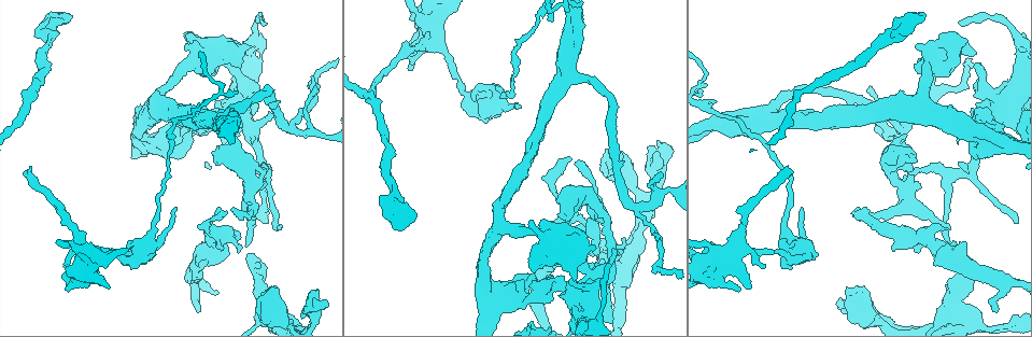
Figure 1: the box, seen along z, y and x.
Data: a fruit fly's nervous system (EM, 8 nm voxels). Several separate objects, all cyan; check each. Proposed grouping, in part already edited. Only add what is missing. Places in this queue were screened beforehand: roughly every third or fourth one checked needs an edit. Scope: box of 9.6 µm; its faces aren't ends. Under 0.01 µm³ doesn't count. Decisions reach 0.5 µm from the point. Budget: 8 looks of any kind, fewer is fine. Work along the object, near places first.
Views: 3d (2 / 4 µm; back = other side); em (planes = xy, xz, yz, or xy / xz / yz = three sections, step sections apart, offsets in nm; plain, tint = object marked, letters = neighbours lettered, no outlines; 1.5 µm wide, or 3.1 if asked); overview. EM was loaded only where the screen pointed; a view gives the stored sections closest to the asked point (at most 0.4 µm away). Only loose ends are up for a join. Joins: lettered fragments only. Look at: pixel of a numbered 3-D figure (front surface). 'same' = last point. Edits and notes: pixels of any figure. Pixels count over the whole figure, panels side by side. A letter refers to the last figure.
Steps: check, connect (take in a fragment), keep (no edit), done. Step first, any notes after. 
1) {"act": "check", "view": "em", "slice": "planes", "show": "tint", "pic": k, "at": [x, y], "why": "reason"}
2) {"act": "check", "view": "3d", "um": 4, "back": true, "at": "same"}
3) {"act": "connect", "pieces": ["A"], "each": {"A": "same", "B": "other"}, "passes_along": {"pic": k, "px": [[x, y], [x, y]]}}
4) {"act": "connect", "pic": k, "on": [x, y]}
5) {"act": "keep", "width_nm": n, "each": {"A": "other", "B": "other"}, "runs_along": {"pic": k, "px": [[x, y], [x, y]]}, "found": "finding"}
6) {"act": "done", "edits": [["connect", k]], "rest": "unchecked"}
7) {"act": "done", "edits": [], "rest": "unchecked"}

{"act": "check", "view": "3d", "um": 2, "pic": 1, "at": [802, 208], "why": "free end"}

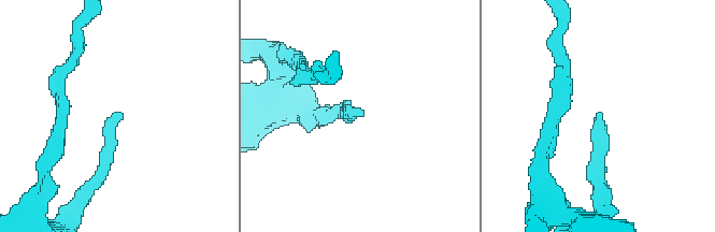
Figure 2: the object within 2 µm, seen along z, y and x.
{"act": "check", "view": "em", "slice": "xz", "step": 8, "show": "tint", "pic": 2, "at": [359, 112], "why": "shape alone is not enough"}

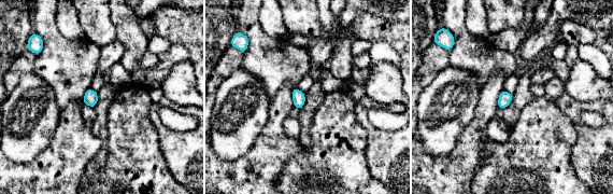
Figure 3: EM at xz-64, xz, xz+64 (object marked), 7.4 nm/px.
{"act": "check", "view": "em", "slice": "planes", "show": "letters", "at": "same"}

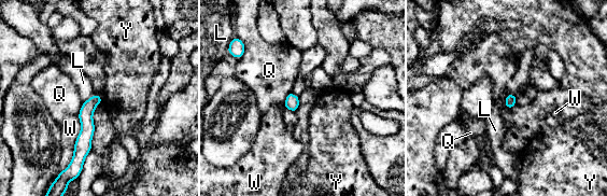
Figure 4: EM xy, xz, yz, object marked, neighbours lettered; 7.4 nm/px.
{"act": "keep", "width_nm": 90, "each": {"L": "other", "Q": "other", "W": "other", "Y": "other"}, "runs_along": {"pic": 4, "px": [[95, 97], [86, 111], [80, 164]]}, "found": "no lettered fragment goes on from it"}

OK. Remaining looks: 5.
{"act": "check", "view": "em", "slice": "planes", "show": "tint", "pic": 1, "at": [866, 290], "why": "branch stops here"}

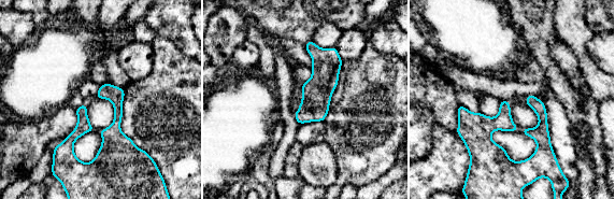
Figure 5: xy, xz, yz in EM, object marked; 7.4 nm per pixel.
{"act": "check", "view": "em", "slice": "planes", "show": "letters", "at": "same", "why": "see the neighbours"}

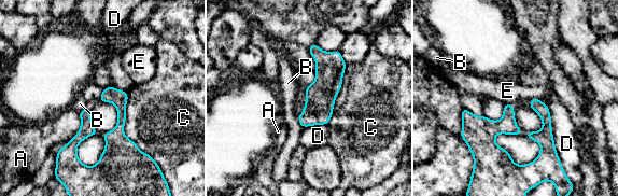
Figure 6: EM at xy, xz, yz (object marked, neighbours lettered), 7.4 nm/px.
{"act": "keep", "longest_contact_nm": ["C", 500], "each": {"A": "other", "B": "other", "C": "other", "D": "other", "E": "other"}, "found": "none of them fits"}

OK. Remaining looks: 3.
{"act": "check", "view": "3d", "um": 4, "pic": 1, "at": [998, 310], "why": "branch stops here"}

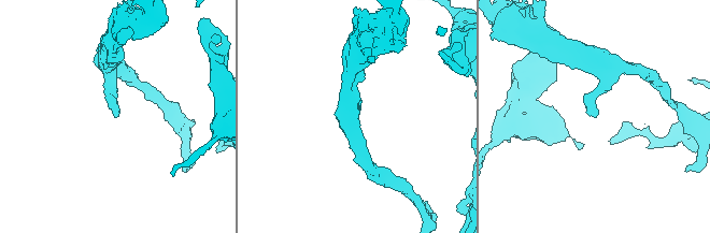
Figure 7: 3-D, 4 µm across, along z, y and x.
{"act": "check", "view": "em", "slice": "xz", "step": 4, "show": "letters", "pic": 7, "at": [116, 115]}

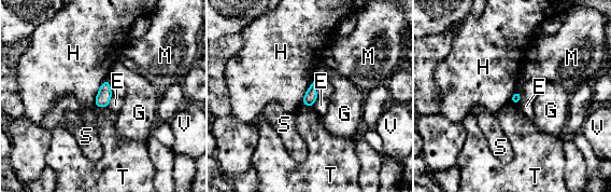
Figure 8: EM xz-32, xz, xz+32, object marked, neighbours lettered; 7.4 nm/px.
{"act": "check", "view": "em", "slice": "planes", "show": "letters", "at": "same"}

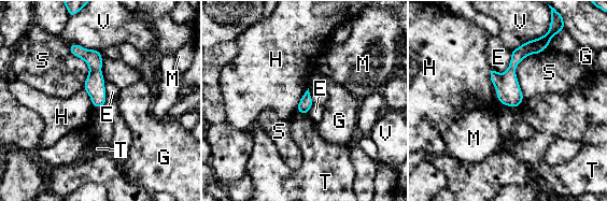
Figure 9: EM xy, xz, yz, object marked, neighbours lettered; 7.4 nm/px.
{"act": "keep", "each": {"E": "other", "G": "other", "H": "other", "M": "other", "S": "other", "T": "other", "V": "other"}, "border": {"pic": 9, "px": [[511, 52], [502, 73], [490, 68]]}, "found": "none of them fits"}

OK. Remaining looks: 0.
{"act": "done", "edits": [], "rest": "unchecked"}

